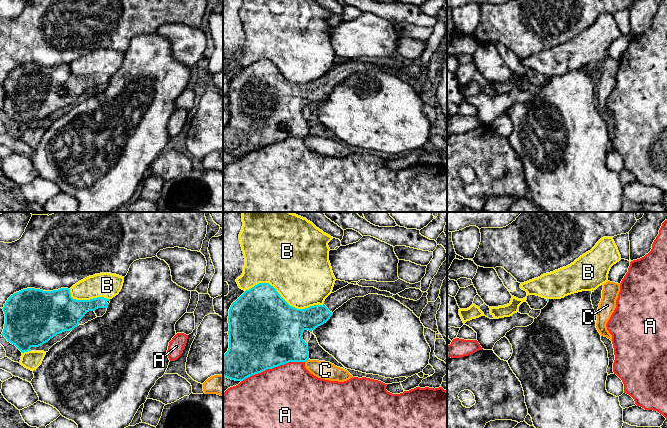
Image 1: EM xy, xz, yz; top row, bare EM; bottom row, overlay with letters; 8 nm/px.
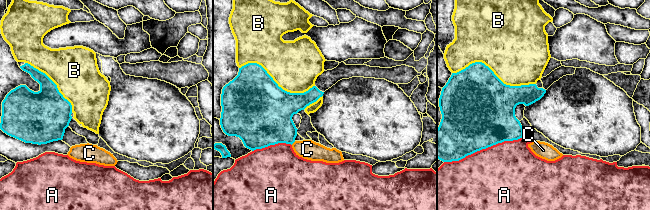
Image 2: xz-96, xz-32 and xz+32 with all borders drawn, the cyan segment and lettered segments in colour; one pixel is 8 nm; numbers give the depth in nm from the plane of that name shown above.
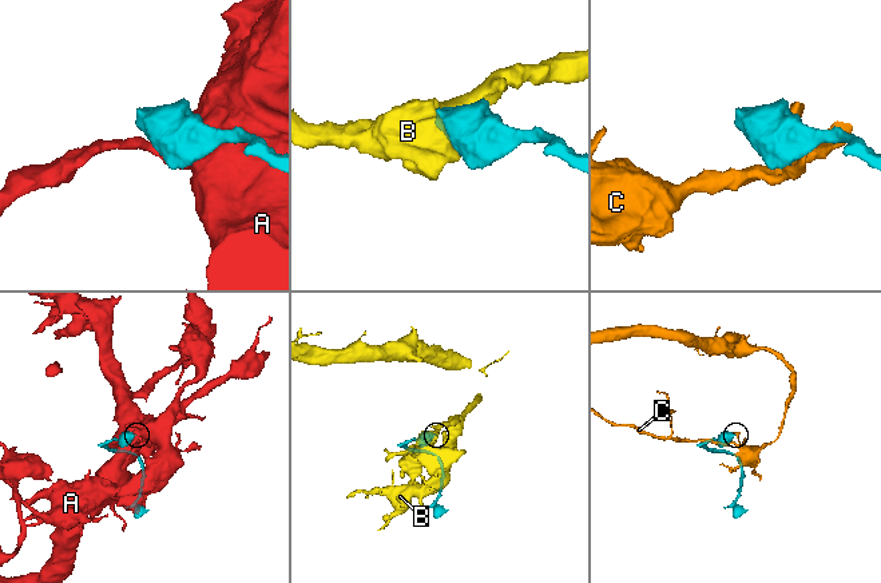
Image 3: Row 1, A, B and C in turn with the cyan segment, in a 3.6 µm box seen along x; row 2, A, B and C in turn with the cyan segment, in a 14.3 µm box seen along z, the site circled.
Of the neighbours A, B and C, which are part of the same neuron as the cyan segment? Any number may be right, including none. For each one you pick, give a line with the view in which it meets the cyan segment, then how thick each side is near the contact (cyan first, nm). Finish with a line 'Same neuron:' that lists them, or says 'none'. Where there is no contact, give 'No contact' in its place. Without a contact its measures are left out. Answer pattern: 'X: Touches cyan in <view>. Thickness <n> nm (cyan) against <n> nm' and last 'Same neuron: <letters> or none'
Same neuron: none

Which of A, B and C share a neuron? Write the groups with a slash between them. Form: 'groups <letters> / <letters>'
groups A / B / C

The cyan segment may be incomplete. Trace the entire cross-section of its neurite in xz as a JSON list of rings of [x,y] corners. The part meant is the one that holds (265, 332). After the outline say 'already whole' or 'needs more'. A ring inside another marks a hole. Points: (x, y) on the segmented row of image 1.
[[[259,283],[246,290],[229,309],[229,348],[223,355],[223,376],[243,381],[246,378],[289,362],[306,362],[309,359],[308,344],[303,340],[305,330],[312,331],[326,323],[333,312],[348,300],[378,294],[392,297],[387,291],[374,287],[362,287],[348,284],[331,293],[323,305],[314,305],[305,309],[290,306],[269,283]]] | needs more

